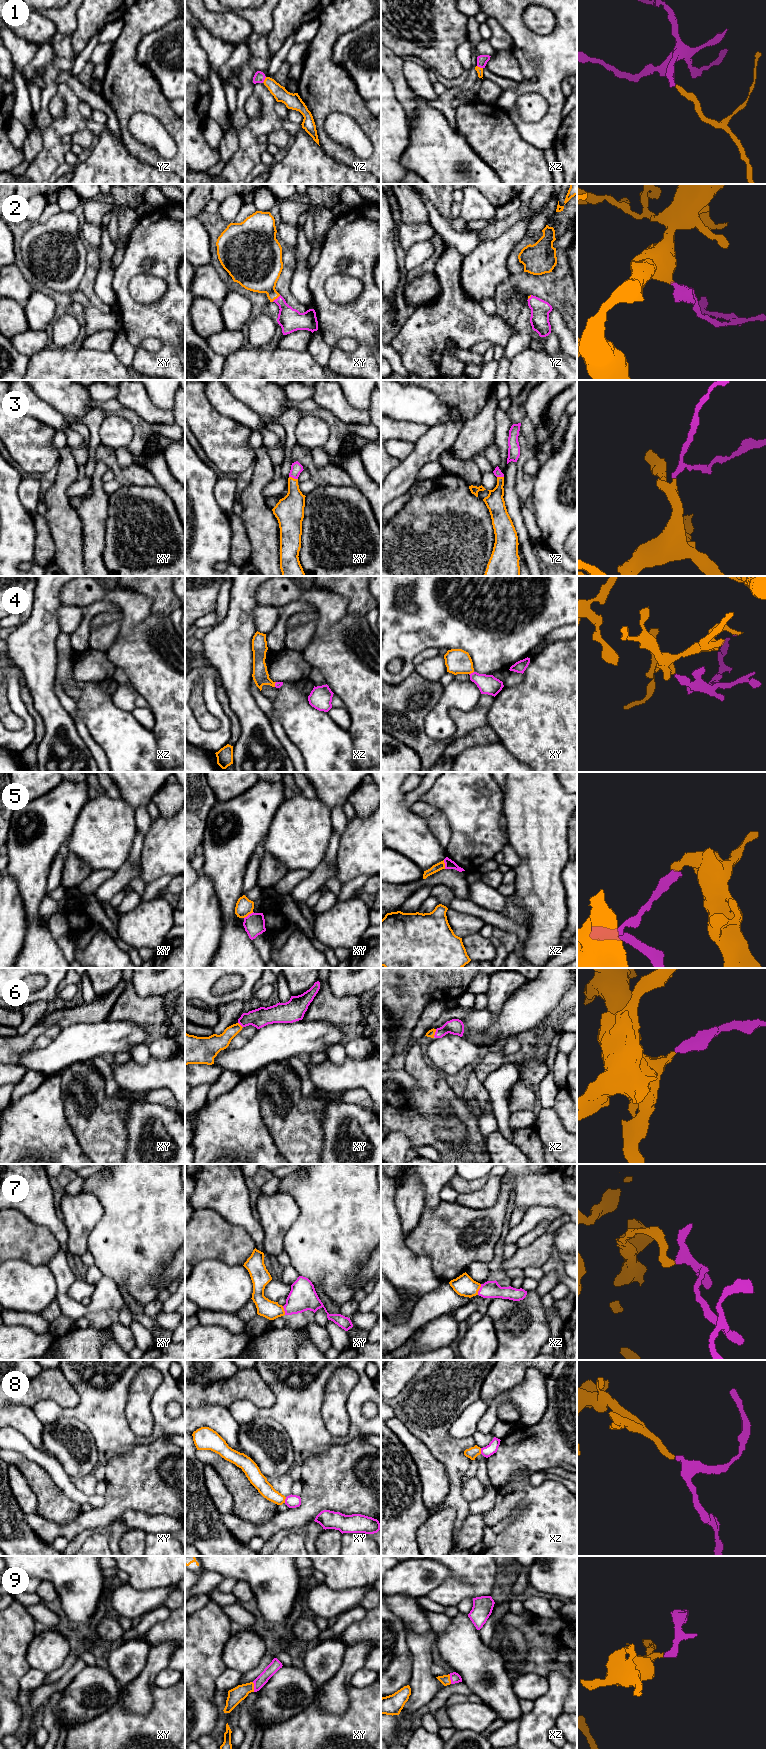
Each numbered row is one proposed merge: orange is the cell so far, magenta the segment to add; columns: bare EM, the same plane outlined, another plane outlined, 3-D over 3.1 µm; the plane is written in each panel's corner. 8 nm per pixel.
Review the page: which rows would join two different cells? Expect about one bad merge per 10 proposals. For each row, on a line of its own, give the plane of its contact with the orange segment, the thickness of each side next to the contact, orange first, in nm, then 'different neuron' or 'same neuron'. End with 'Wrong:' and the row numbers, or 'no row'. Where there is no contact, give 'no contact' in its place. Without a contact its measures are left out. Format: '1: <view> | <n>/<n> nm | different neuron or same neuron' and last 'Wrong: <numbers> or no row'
1: yz | 120/90 nm | same neuron
2: xy | 320/190 nm | same neuron
3: xy | 220/100 nm | same neuron
4: xy | 200/160 nm | same neuron
5: xy | 140/170 nm | different neuron
6: xz | 60/130 nm | same neuron
7: xz | 170/140 nm | same neuron
8: xy | 120/110 nm | same neuron
9: xy | 120/90 nm | same neuron
Wrong: 5

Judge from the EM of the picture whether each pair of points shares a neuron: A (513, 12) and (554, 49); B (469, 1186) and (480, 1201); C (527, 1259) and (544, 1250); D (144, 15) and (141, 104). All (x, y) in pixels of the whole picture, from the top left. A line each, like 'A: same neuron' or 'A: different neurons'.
A: same neuron
B: different neurons
C: same neuron
D: same neuron

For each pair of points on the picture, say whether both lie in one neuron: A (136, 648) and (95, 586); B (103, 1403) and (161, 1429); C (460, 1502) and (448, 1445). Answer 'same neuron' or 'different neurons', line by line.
A: different neurons
B: same neuron
C: same neuron

